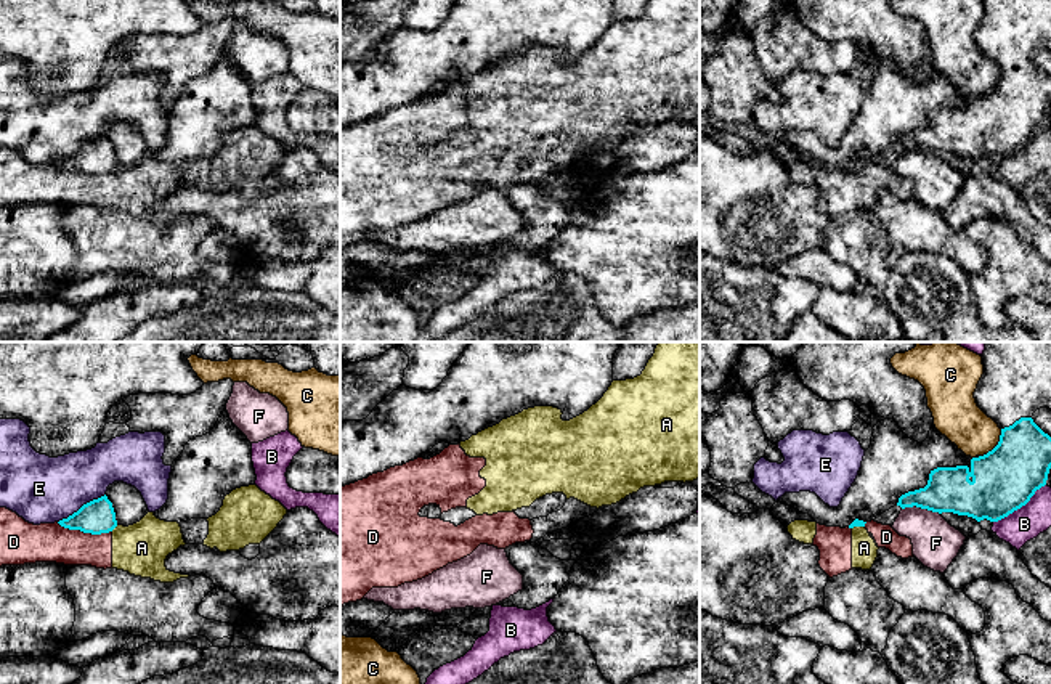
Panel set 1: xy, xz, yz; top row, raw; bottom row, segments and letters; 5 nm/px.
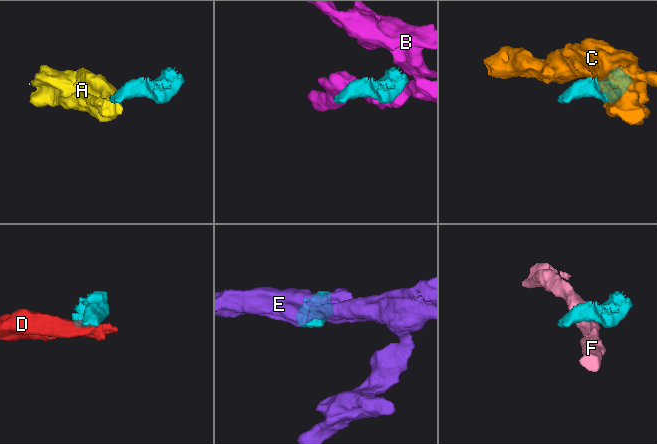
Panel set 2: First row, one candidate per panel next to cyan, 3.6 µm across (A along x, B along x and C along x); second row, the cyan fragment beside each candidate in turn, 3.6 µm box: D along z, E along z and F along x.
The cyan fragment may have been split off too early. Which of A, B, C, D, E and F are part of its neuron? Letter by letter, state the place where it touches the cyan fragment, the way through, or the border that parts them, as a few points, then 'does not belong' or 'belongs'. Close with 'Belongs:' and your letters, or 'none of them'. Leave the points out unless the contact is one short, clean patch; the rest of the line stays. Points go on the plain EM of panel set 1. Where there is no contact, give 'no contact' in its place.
A: xy (114, 167) | along xy (117, 166), (111, 170) | does not belong
B: yz (1019, 148) | does not belong
C: yz (997, 85) | does not belong
D: xy (84, 172) | along xy (56, 162), (92, 174), (111, 172) | does not belong
E: xy (82, 146) | along xy (105, 134), (84, 143), (58, 162) | does not belong
F: yz (921, 148) | along yz (902, 148), (920, 146), (939, 154) | does not belong
Belongs: none of them

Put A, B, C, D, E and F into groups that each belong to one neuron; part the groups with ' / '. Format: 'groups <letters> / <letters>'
groups A D / B / C / E / F

